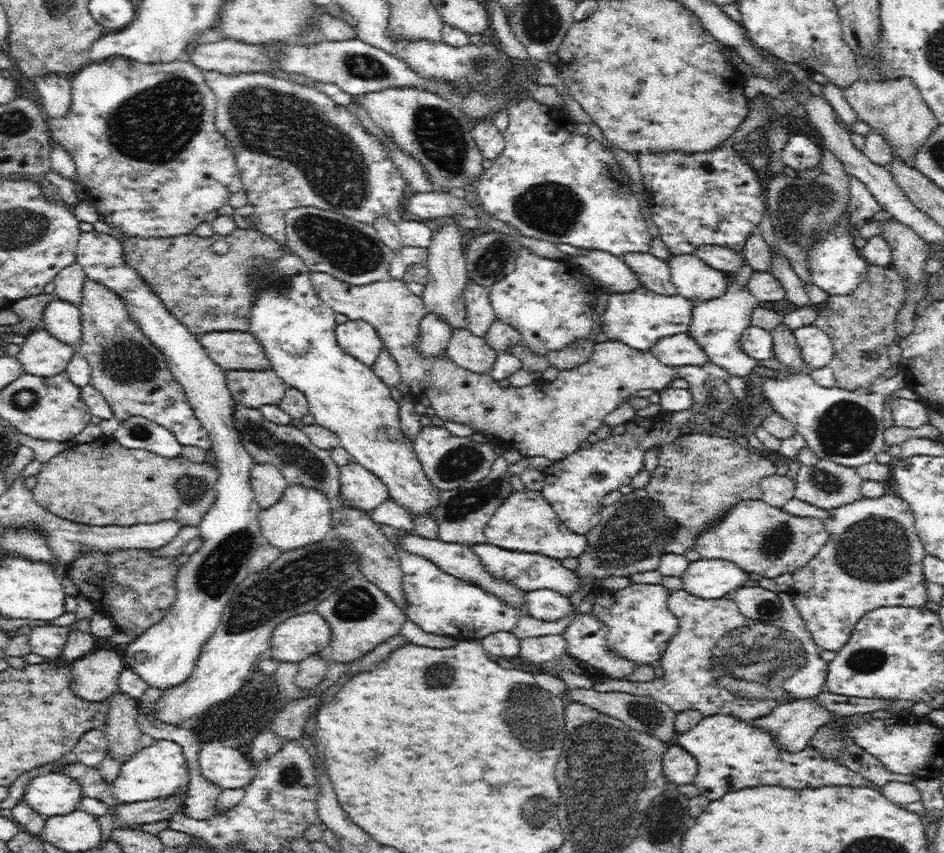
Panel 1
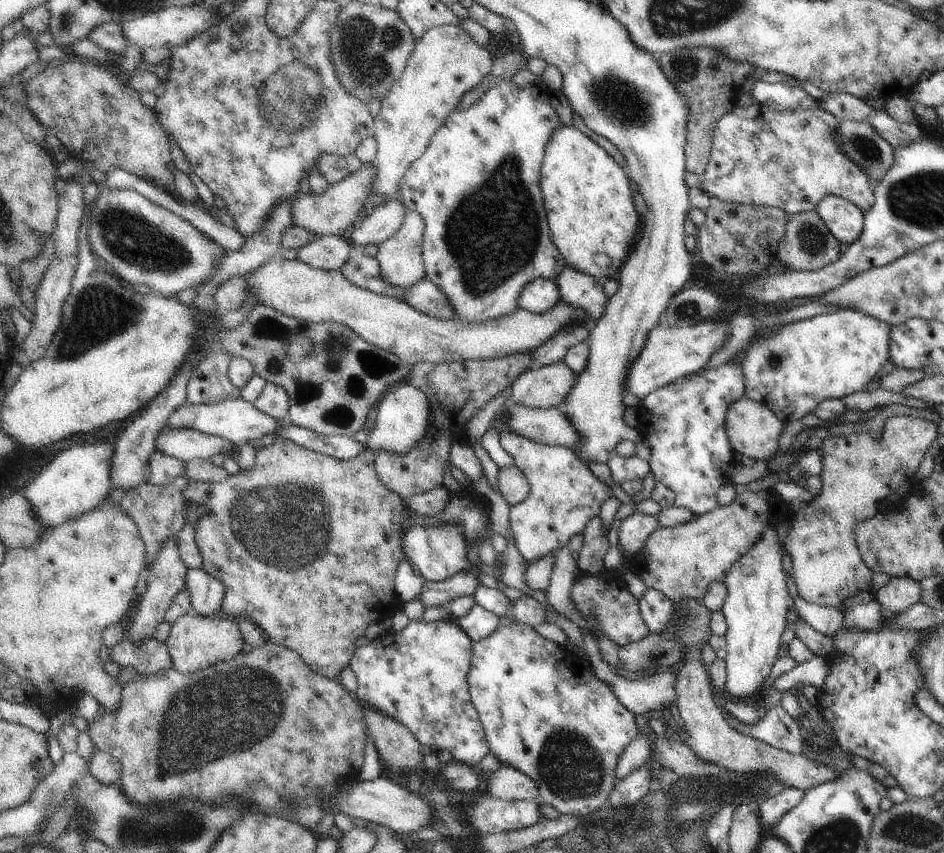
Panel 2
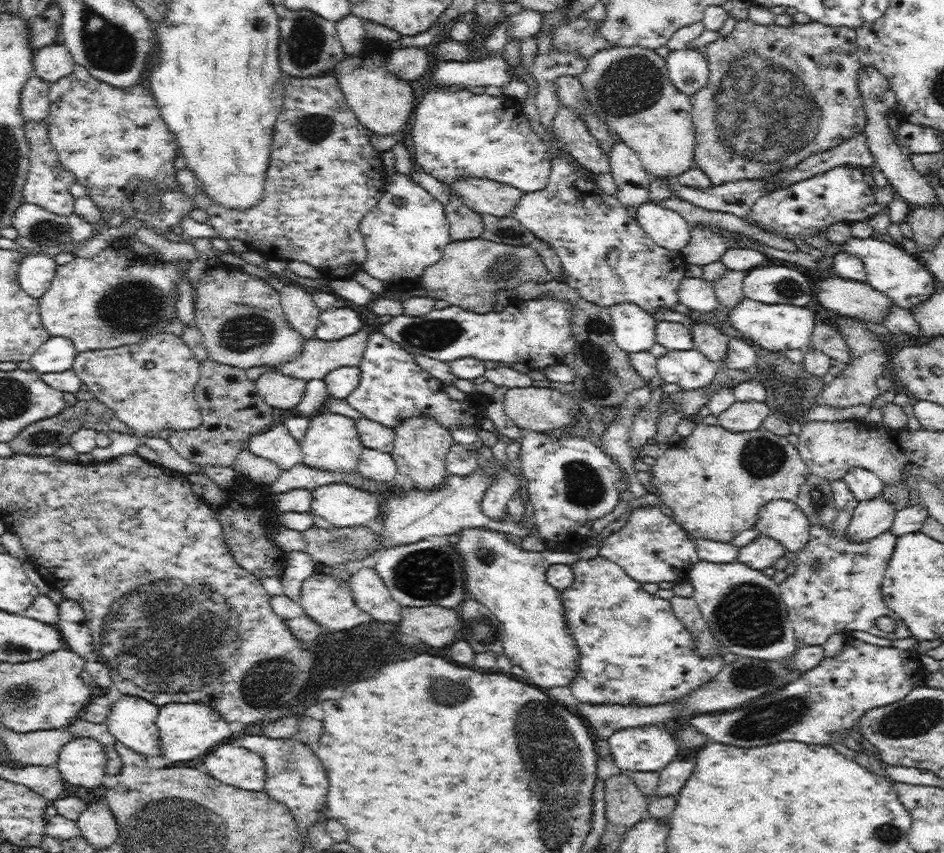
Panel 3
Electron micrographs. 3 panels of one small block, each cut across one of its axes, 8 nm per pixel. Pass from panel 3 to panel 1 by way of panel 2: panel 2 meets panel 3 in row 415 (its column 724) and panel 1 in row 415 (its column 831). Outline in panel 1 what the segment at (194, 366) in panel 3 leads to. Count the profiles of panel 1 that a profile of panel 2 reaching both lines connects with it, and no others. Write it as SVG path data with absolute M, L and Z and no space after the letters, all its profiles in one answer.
M86 278L80 300L80 314L84 336L78 352L92 368L90 384L102 392L114 410L114 416L122 422L130 416L144 416L174 432L182 448L194 446L204 452L212 450L208 430L196 418L196 412L182 384L174 380L164 354L144 336L142 328L130 320L128 312L124 310L124 302L112 290Z

